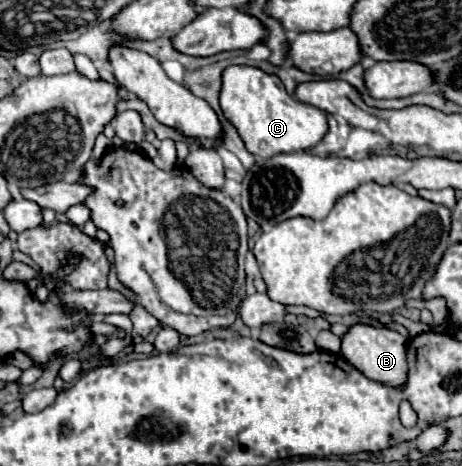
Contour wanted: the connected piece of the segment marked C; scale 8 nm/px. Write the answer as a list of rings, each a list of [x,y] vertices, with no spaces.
[[[229,66],[223,72],[221,110],[227,120],[239,130],[247,150],[261,158],[271,158],[279,152],[309,150],[321,142],[329,124],[325,112],[315,106],[293,100],[277,76],[265,74],[251,66]]]

